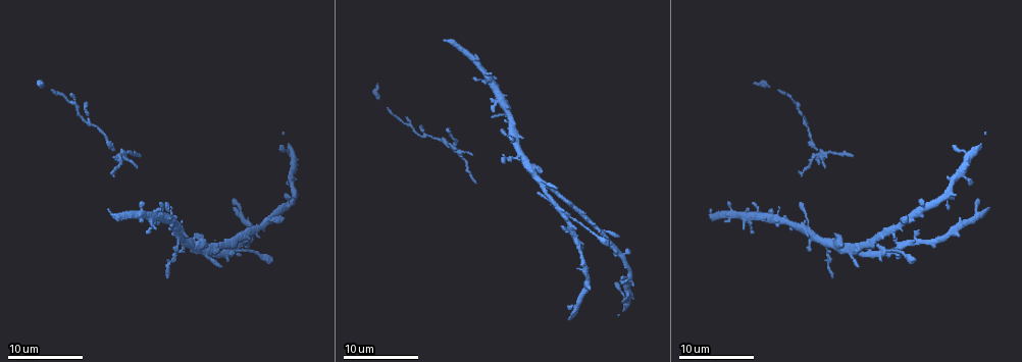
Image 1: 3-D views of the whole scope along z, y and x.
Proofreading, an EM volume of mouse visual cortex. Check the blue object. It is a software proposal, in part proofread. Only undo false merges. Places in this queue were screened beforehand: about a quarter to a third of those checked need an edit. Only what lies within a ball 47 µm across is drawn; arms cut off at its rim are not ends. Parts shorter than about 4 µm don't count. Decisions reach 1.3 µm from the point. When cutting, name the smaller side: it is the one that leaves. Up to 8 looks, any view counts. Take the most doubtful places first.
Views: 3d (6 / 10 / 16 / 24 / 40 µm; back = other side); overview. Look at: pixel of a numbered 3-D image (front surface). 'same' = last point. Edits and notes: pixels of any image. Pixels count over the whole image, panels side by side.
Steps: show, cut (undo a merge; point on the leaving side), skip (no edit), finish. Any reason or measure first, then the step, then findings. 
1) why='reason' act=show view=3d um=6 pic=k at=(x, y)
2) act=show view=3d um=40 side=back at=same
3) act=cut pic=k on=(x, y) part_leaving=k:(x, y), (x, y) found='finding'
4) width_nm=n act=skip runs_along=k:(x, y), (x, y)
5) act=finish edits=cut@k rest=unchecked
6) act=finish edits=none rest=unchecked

why='thin arm on a thick one' act=show view=3d um=10 pic=1 at=(890, 251)

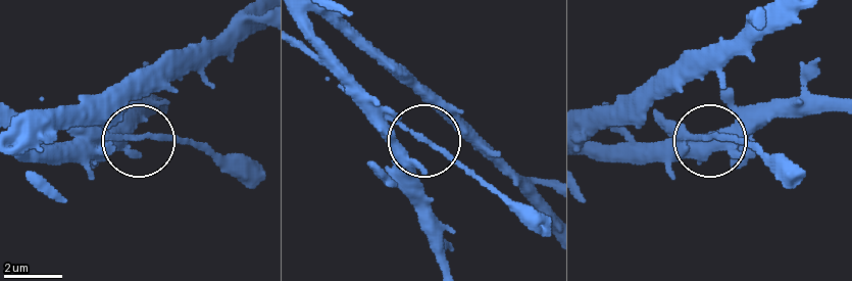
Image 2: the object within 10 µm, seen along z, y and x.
side_arm_um=6 act=skip found='one neuron here'

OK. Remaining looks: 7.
why='thin arm on a thick one' act=show view=3d um=10 pic=1 at=(520, 156)

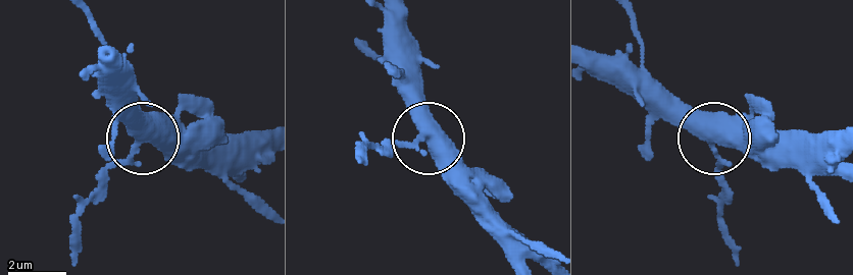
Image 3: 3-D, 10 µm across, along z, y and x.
act=show view=3d um=10 side=back pic=3 at=(148, 138)

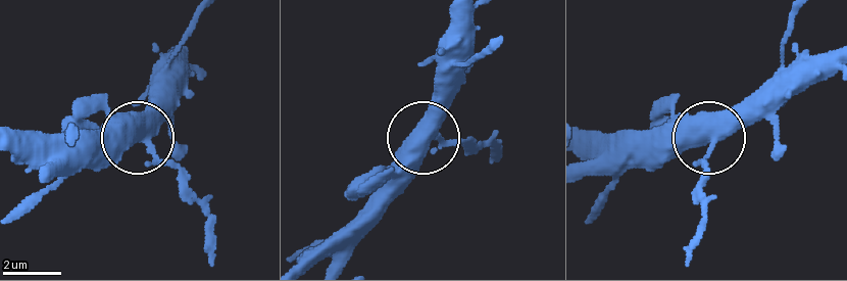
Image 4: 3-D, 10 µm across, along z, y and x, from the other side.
act=cut pic=4 on=(183, 193) part_leaving=4:(158, 161), (195, 198), (214, 262) found='two neurons meet here'

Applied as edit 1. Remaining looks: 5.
why='branch point' act=show view=3d um=10 pic=1 at=(212, 253)

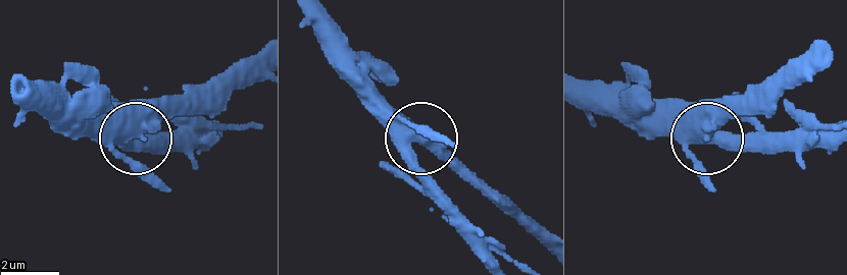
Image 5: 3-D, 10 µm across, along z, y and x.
act=show view=3d um=10 side=back pic=5 at=(129, 135)

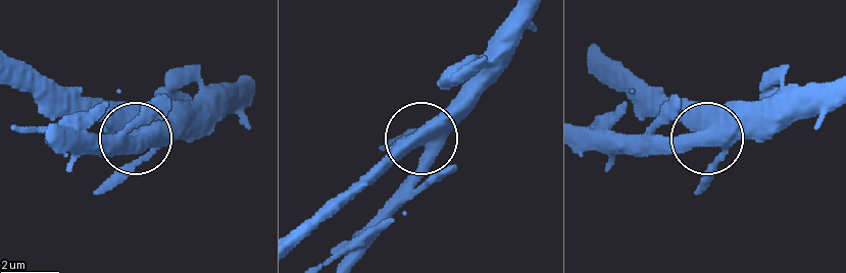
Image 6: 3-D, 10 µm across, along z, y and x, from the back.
width_nm=490 act=skip runs_along=6:(831, 82), (743, 106), (699, 141), (643, 141) found='continuous, no second neuron'

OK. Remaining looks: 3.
why='calibre changes' act=show view=3d um=16 pic=1 at=(66, 99)

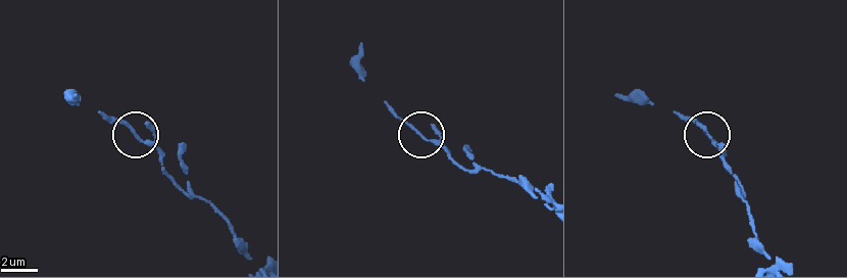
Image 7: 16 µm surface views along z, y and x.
act=show view=3d um=6 pic=7 at=(137, 136)

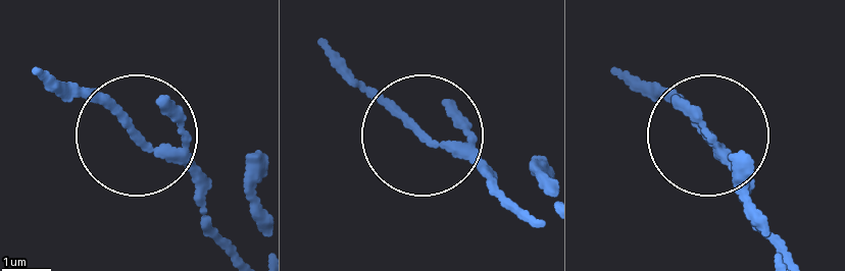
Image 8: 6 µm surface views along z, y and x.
arms=3 act=skip found='all the same neuron'

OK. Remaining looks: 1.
act=finish edits=cut@4 rest=unchecked

